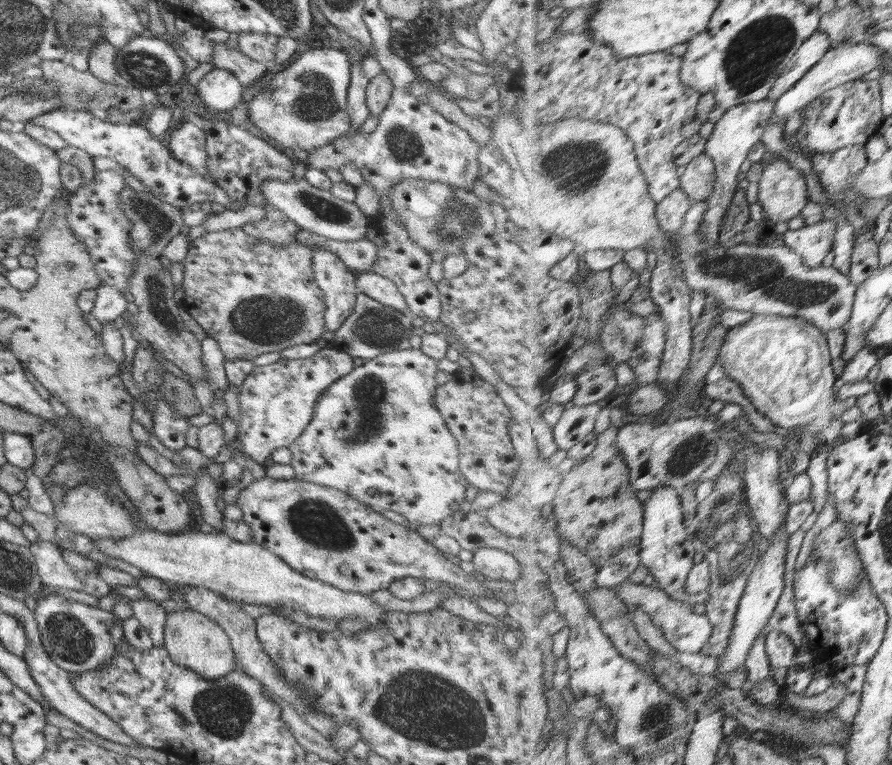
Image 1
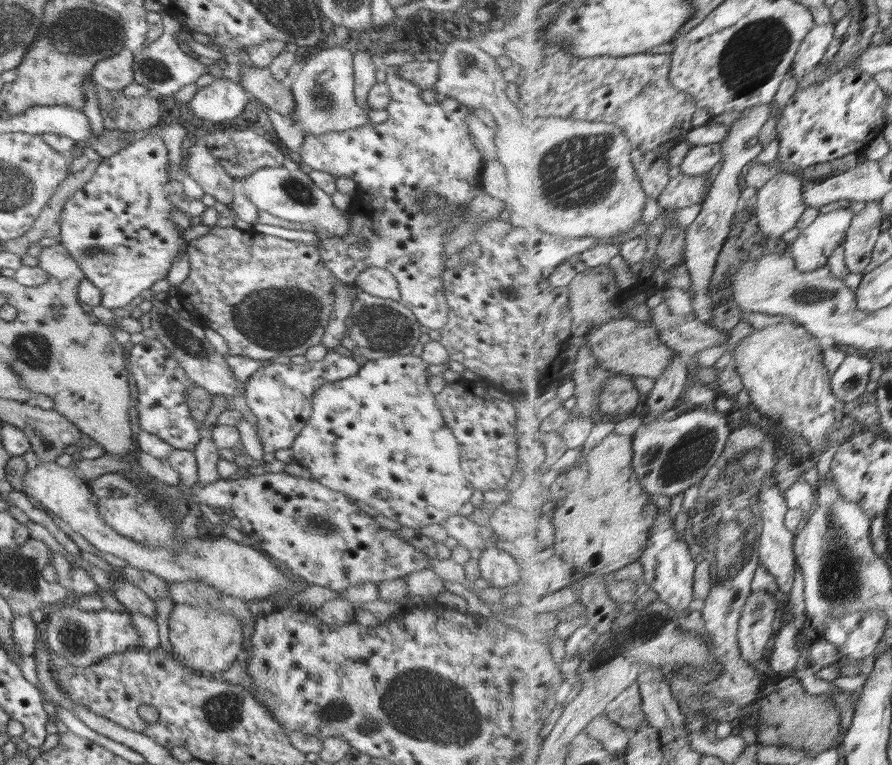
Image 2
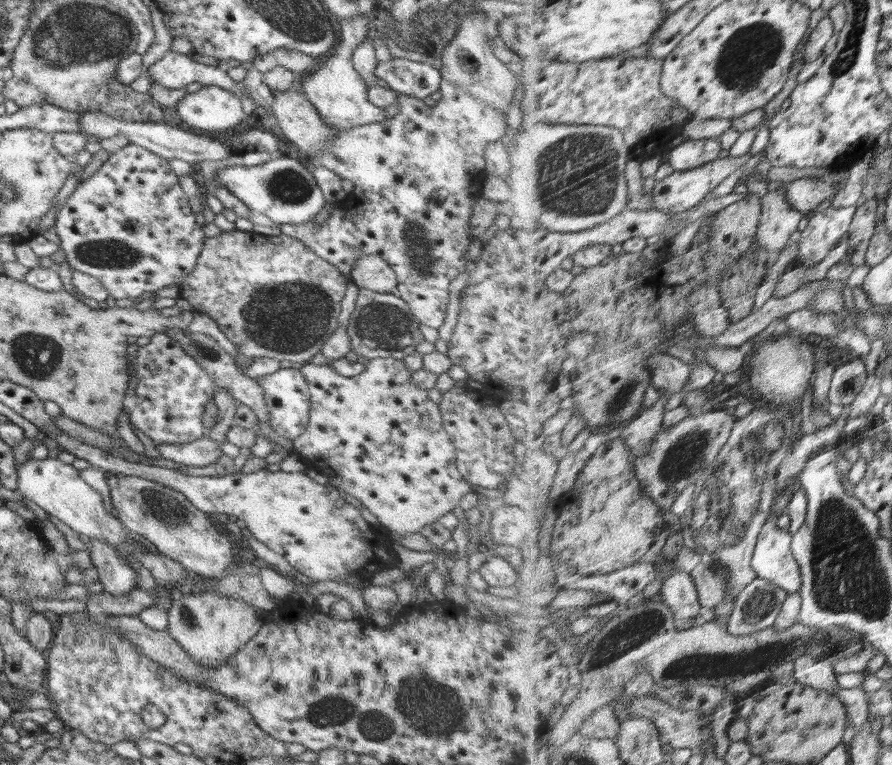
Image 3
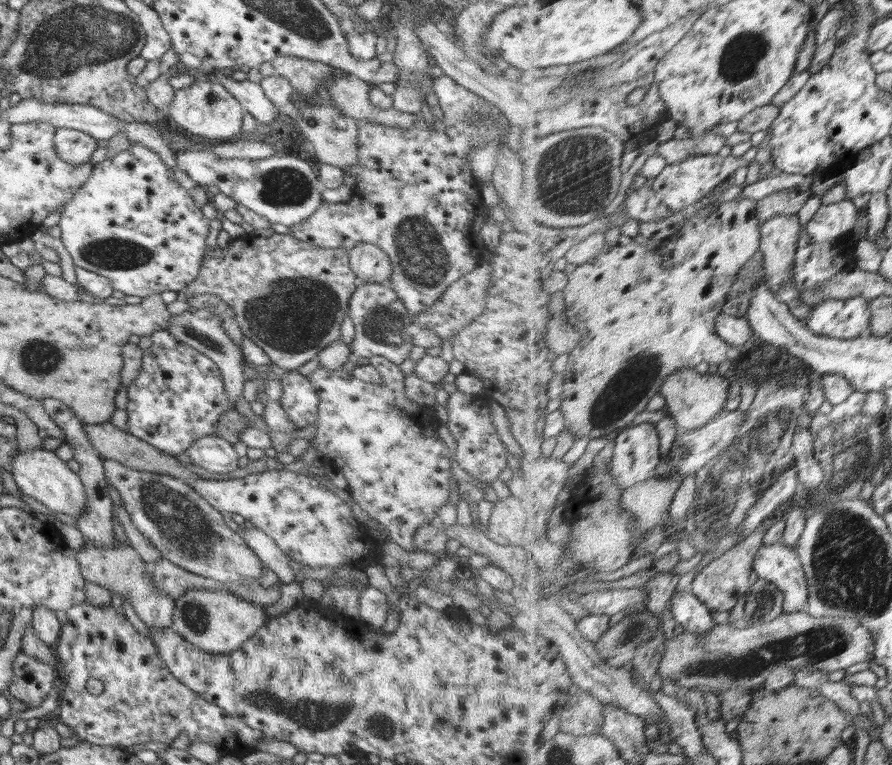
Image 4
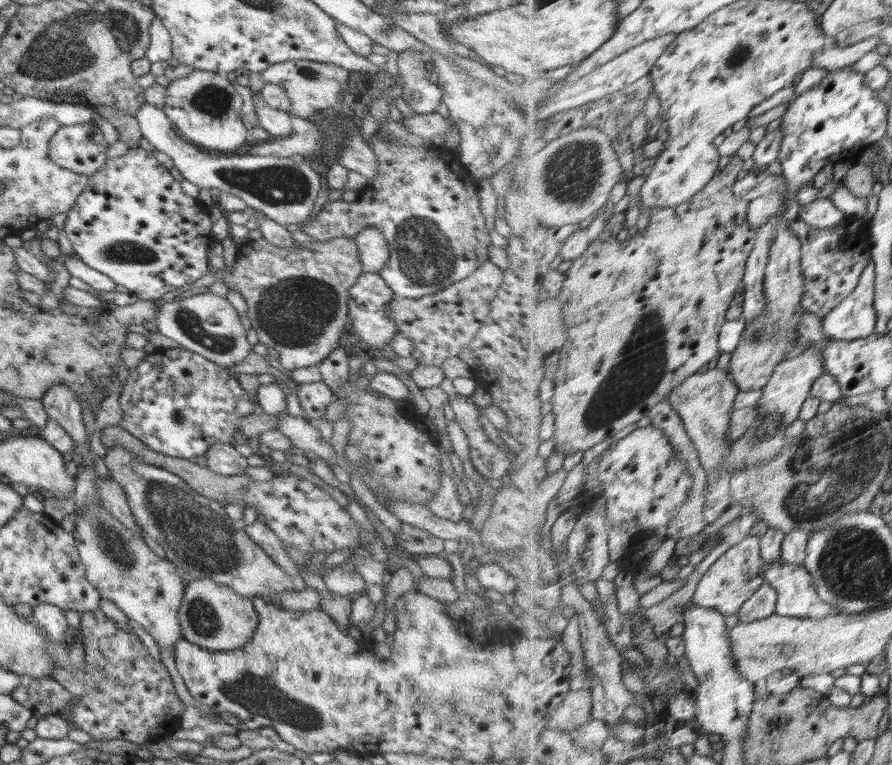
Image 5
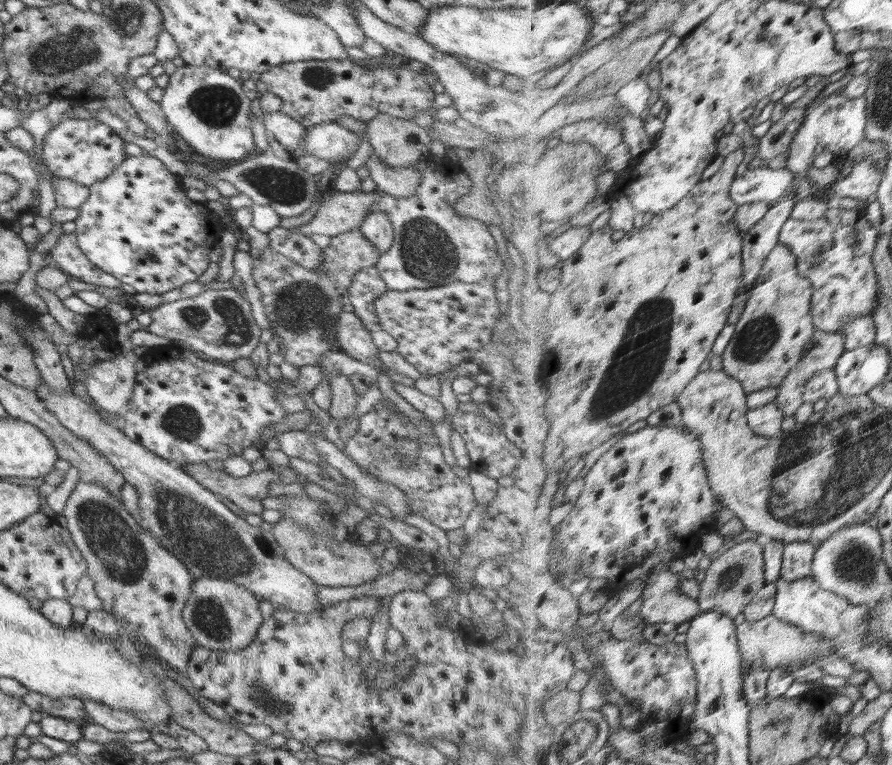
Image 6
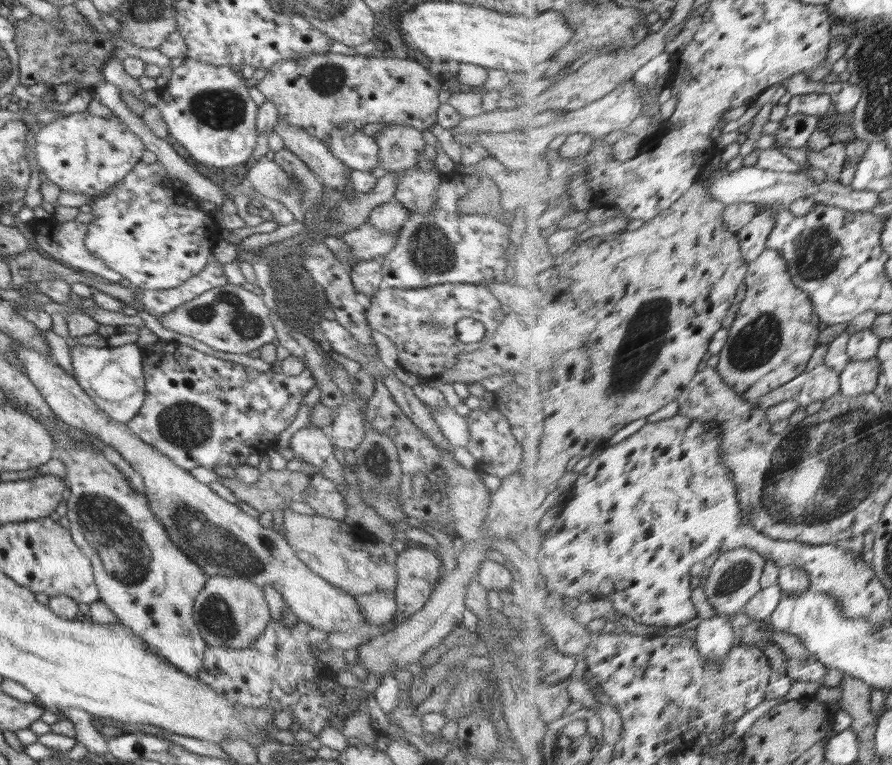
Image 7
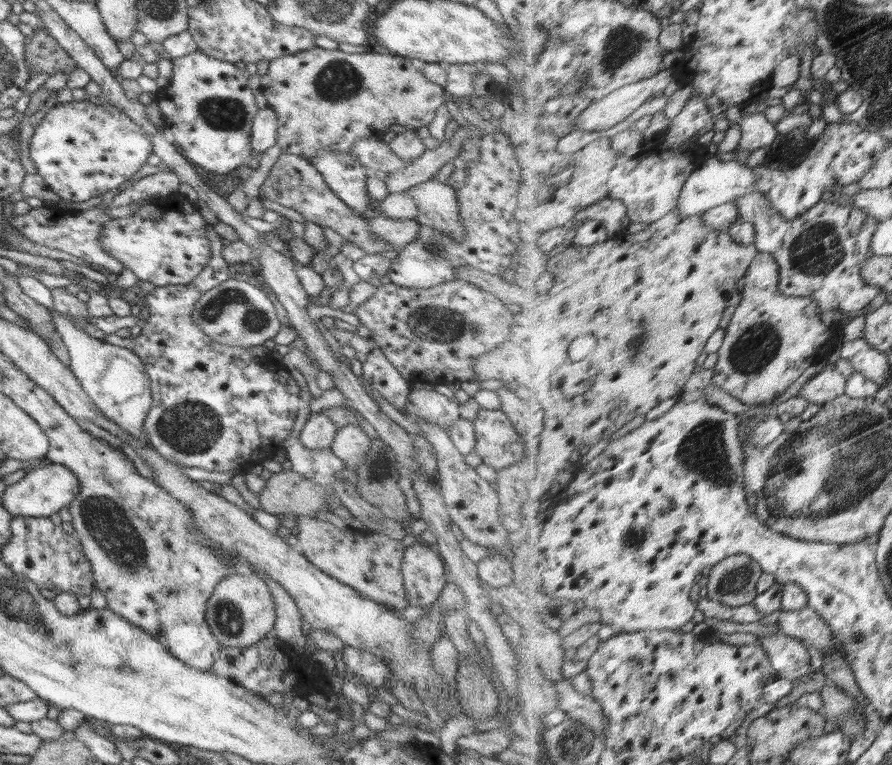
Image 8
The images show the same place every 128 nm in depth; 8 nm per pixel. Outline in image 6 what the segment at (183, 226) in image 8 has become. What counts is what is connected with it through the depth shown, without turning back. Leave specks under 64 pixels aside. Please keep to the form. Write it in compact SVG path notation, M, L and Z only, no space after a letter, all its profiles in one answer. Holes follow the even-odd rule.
M151 155L126 157L126 159L124 159L117 168L114 168L114 171L108 174L104 180L90 186L88 199L78 208L78 218L76 218L75 222L76 231L74 234L77 246L88 261L92 262L92 264L100 268L100 270L104 270L104 272L115 276L120 282L130 284L130 286L136 290L136 293L154 294L154 296L160 296L160 294L164 294L164 292L180 288L180 286L194 282L199 276L202 276L206 268L210 266L210 252L218 246L221 235L224 232L222 220L218 219L208 209L208 205L192 202L190 198L187 198L180 177L169 172L157 157Z

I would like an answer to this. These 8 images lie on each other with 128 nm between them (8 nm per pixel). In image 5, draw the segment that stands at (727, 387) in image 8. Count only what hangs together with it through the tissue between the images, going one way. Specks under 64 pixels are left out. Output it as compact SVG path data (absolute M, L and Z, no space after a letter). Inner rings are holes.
M790 220L778 223L771 241L770 262L765 280L769 308L758 321L750 322L742 344L732 352L728 368L742 391L766 388L776 367L788 359L788 354L798 346L798 337L801 336L799 323L805 310L803 300L808 280L803 270L803 241L793 232L792 223Z

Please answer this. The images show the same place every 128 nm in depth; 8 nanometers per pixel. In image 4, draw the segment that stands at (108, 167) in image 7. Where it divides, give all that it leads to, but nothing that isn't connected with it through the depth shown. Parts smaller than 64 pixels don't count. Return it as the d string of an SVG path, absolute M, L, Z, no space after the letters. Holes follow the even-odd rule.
M73 128L55 129L53 145L60 159L76 166L88 164L90 155L98 148L97 140Z

